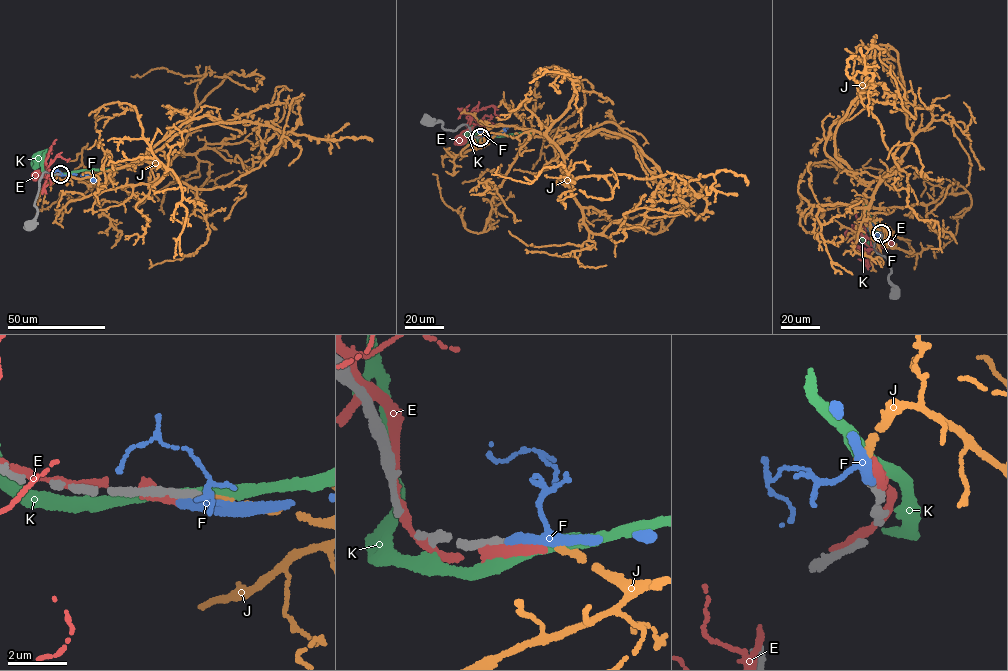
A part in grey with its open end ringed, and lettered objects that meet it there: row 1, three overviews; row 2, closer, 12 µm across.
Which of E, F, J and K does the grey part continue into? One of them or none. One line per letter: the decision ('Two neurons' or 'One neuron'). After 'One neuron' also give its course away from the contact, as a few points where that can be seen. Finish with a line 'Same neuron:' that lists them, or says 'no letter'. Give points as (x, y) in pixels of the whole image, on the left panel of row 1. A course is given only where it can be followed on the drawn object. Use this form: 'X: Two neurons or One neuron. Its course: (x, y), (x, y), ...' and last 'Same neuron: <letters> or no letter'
E: Two neurons
F: Two neurons
J: One neuron. Its course: (60, 174), (90, 177), (144, 160), (166, 173), (149, 185), (166, 169), (135, 107), (99, 107), (98, 131)
K: Two neurons
Same neuron: J

